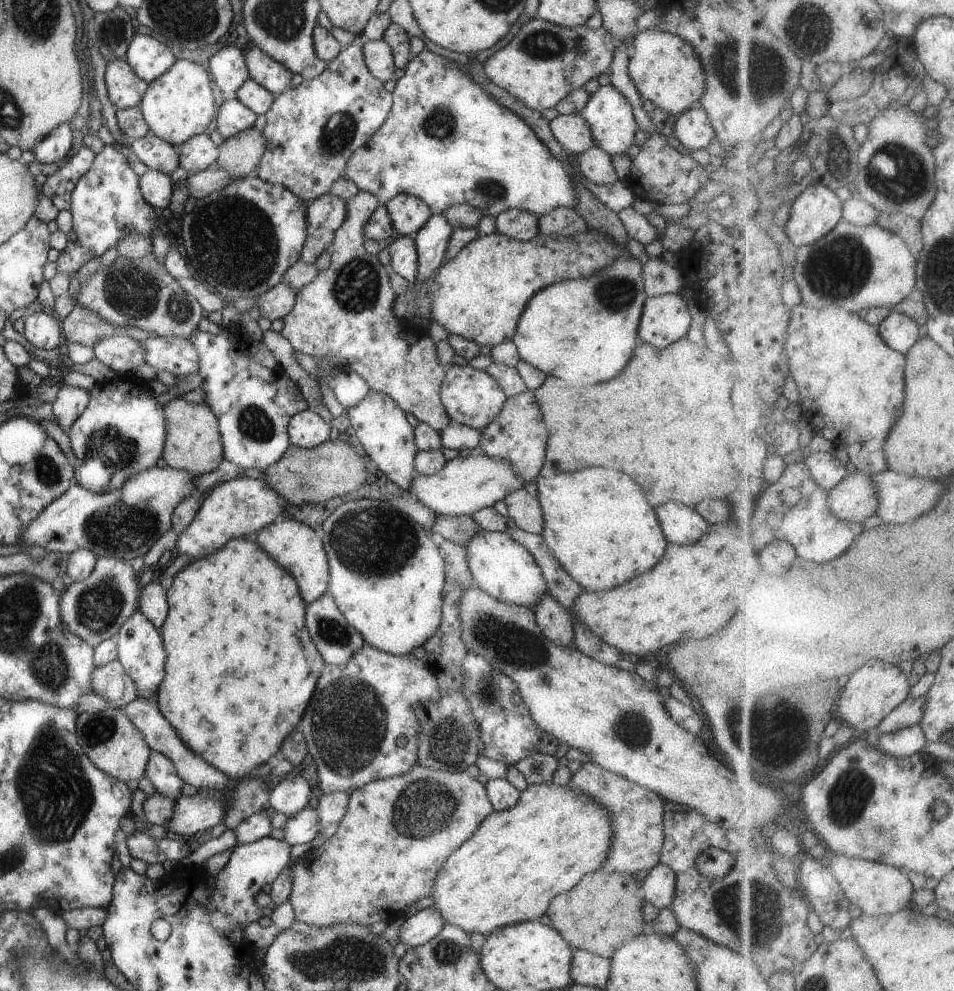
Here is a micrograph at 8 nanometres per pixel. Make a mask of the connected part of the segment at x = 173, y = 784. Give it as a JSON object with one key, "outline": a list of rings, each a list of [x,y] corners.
{"outline":[[[152,751],[146,765],[145,776],[152,782],[155,793],[173,801],[183,795],[183,780],[179,777],[174,763],[163,754]]]}

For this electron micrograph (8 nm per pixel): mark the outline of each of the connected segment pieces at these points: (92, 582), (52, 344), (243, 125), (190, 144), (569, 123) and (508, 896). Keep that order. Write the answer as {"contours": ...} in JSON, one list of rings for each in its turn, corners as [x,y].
{"contours":[[[[98,558],[90,576],[81,581],[74,581],[60,597],[60,616],[64,626],[81,641],[87,642],[92,648],[103,640],[115,638],[126,619],[138,611],[140,587],[137,586],[138,574],[134,573],[130,562],[122,558]]],[[[34,312],[27,316],[22,334],[36,348],[50,350],[63,346],[59,318],[46,312]]],[[[227,96],[218,108],[216,130],[227,139],[238,132],[253,128],[257,114],[244,106],[235,96]]],[[[205,133],[189,138],[176,150],[179,154],[179,166],[191,173],[215,167],[218,157],[218,146]]],[[[559,115],[549,125],[556,140],[573,156],[594,145],[590,127],[579,115]]],[[[553,781],[528,785],[526,790],[521,791],[516,806],[508,810],[492,811],[474,831],[474,834],[462,846],[459,846],[442,865],[435,878],[433,896],[435,904],[432,907],[437,908],[445,918],[446,924],[462,927],[468,934],[478,932],[488,936],[494,929],[504,928],[514,923],[526,921],[536,921],[543,914],[546,914],[550,901],[558,894],[572,890],[580,879],[586,874],[597,871],[602,868],[605,860],[609,857],[611,846],[613,845],[613,822],[609,812],[594,798],[581,793],[568,785],[562,786],[554,784]]]]}

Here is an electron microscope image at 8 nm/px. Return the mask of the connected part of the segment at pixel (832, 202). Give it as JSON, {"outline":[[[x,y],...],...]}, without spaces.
{"outline":[[[809,186],[793,204],[786,230],[799,247],[814,244],[830,234],[845,218],[845,202],[832,187]]]}

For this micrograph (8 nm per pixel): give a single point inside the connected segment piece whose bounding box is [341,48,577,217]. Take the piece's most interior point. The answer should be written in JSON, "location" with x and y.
{"location":[447,141]}

